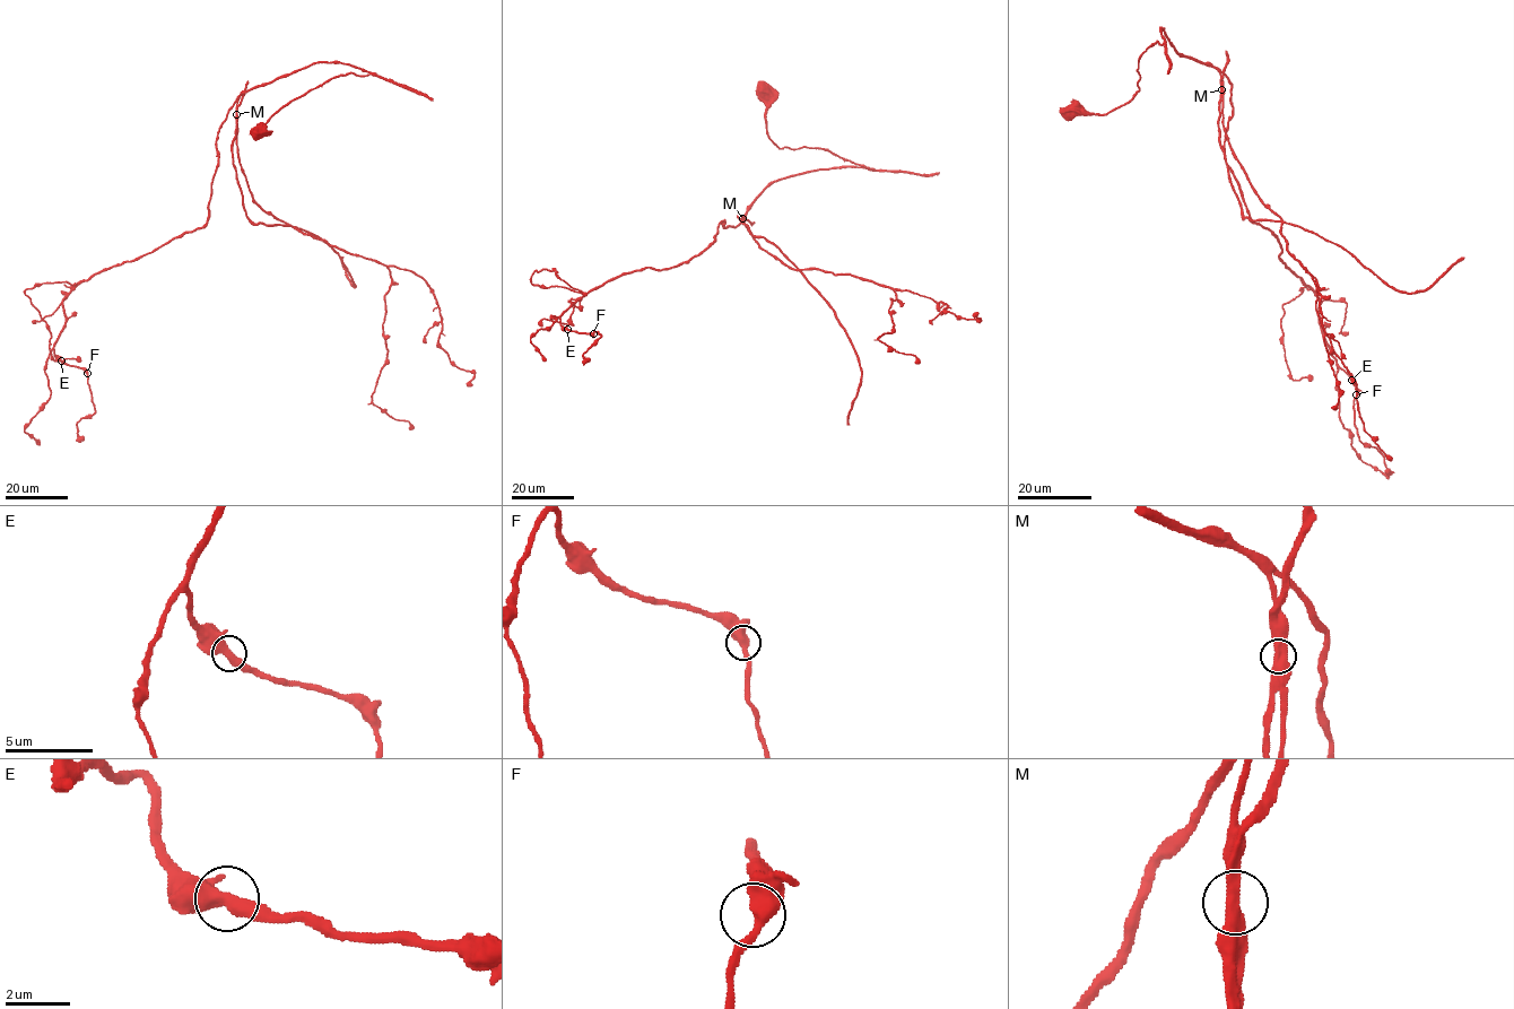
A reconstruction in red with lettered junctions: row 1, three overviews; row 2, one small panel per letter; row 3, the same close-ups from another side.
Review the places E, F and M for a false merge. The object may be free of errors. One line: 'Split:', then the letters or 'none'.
Split: M

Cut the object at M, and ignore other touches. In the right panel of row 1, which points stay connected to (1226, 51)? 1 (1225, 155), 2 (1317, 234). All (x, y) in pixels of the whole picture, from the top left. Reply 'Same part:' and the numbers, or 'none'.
Same part: 1, 2

